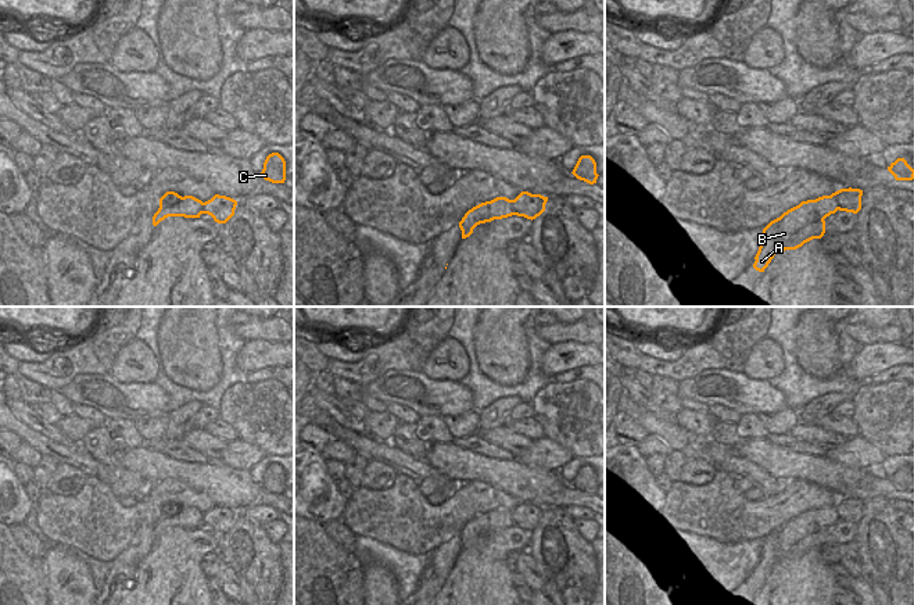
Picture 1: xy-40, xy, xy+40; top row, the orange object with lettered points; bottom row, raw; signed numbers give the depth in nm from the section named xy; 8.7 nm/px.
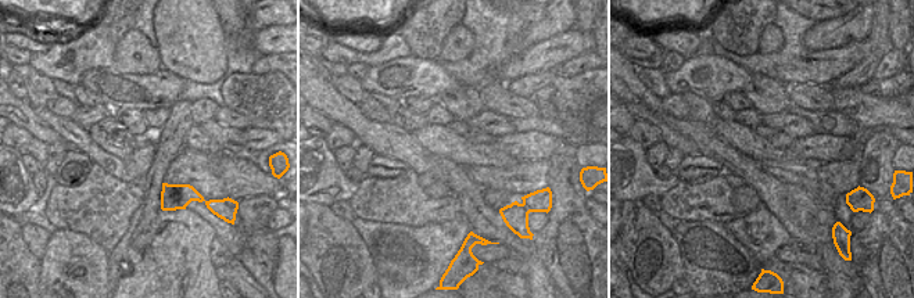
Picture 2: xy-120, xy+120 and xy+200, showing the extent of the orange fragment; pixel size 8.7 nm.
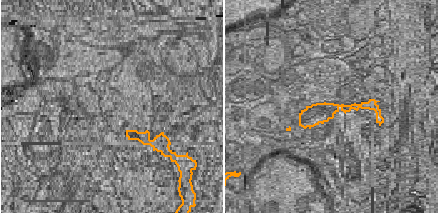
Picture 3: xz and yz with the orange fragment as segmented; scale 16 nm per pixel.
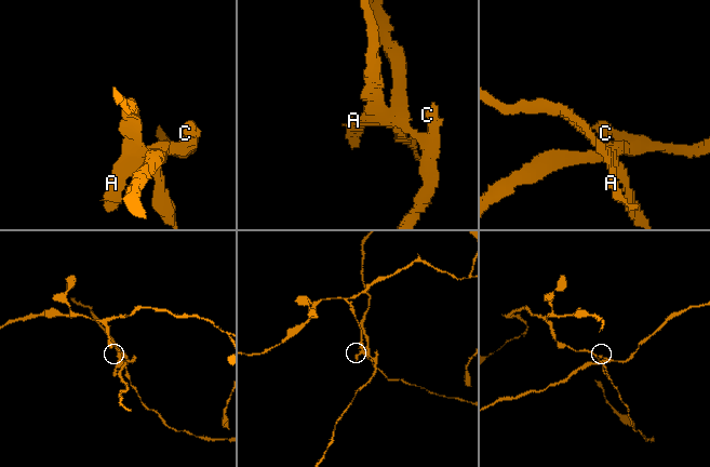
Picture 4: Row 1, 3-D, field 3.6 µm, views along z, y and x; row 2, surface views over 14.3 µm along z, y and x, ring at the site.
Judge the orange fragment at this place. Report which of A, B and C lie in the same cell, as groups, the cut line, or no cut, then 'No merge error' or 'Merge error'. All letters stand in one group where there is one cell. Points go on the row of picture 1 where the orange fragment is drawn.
Groups: A B / C. Split along xy (513, 200), (516, 214). Merge error.

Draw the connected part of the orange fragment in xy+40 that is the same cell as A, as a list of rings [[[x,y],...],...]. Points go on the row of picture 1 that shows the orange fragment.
[[[831,196],[802,201],[763,229],[761,244],[753,268],[764,272],[774,255],[785,250],[796,250],[825,233],[825,218],[839,210]]]

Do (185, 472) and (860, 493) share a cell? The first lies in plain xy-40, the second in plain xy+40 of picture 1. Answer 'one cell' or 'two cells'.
two cells

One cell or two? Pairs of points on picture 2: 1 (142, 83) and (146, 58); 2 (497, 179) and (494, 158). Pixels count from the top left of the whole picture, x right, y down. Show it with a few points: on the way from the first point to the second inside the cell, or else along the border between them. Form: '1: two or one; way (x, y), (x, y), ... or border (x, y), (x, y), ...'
1: two; border (113, 65), (121, 72), (156, 72), (161, 67)
2: two; border (519, 162), (506, 168), (477, 165), (466, 168)

